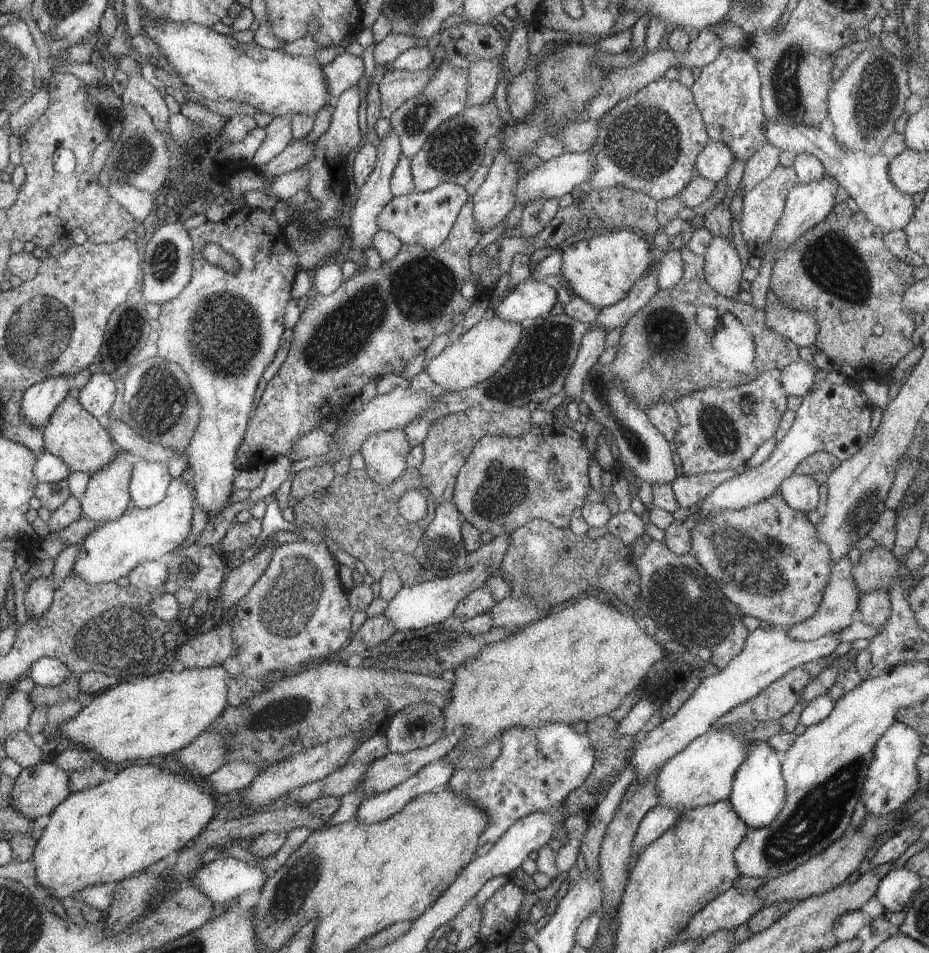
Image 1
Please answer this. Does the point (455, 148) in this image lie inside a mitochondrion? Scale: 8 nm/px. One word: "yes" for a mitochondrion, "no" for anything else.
yes

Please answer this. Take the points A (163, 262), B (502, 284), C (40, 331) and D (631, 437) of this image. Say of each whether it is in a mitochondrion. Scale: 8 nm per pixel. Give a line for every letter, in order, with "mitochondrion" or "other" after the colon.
A: mitochondrion
B: other
C: mitochondrion
D: mitochondrion

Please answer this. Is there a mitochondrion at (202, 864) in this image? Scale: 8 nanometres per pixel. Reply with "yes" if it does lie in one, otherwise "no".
no

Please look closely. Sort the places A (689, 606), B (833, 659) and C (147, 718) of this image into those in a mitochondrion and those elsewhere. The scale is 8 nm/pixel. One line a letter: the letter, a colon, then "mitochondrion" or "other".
A: mitochondrion
B: other
C: other

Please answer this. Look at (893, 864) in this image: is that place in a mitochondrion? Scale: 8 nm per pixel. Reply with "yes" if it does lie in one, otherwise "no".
no

